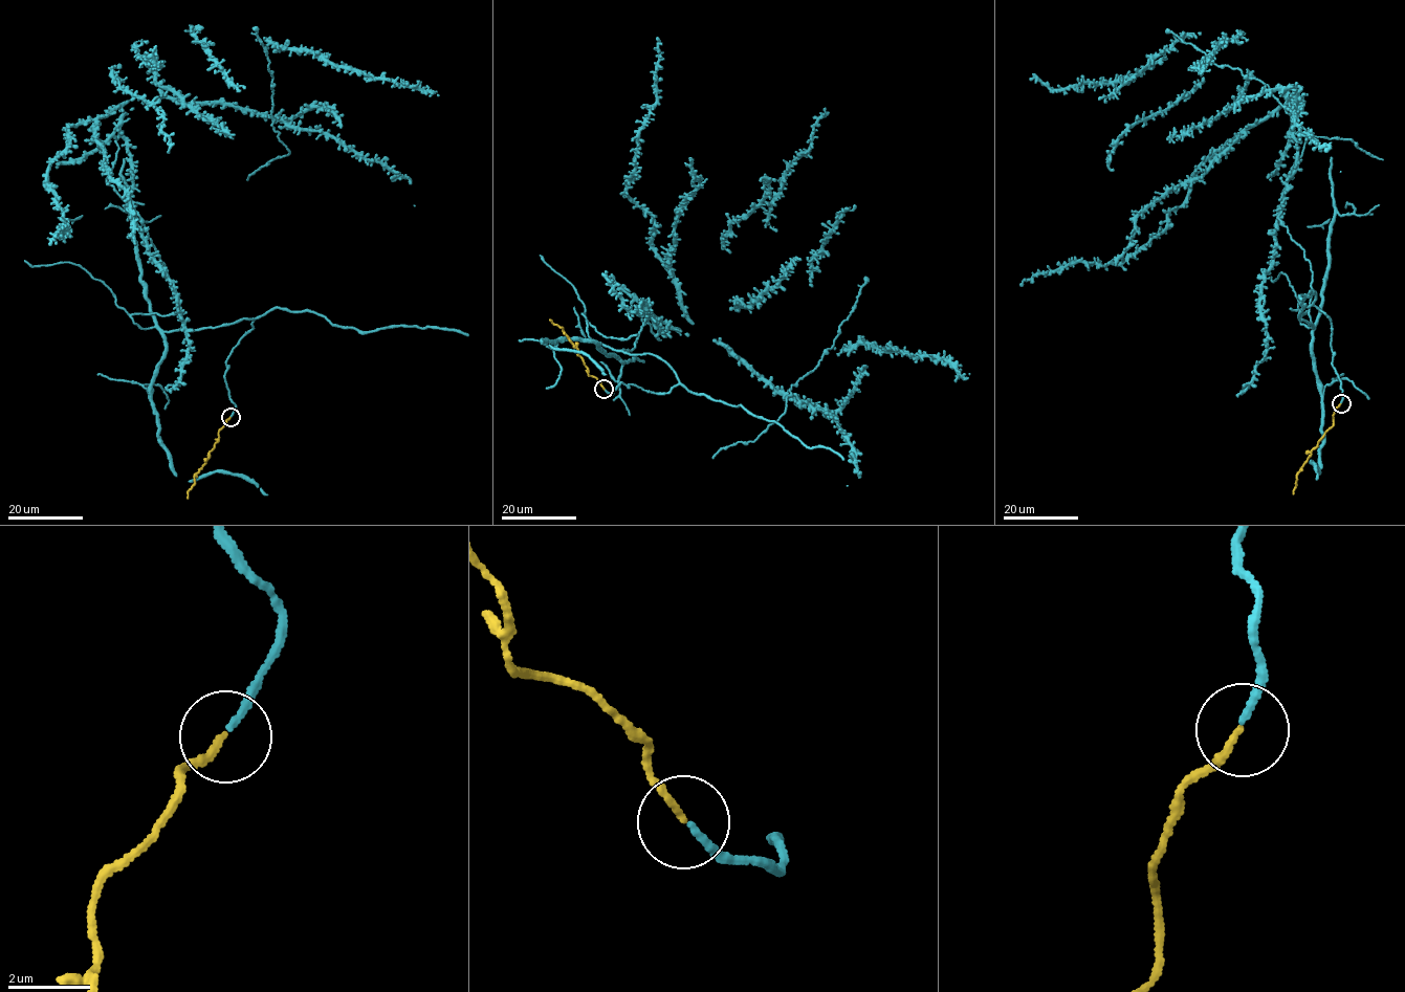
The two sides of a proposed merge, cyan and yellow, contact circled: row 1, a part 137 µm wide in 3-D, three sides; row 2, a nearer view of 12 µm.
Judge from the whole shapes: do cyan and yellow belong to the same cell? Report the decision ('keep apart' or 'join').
join

